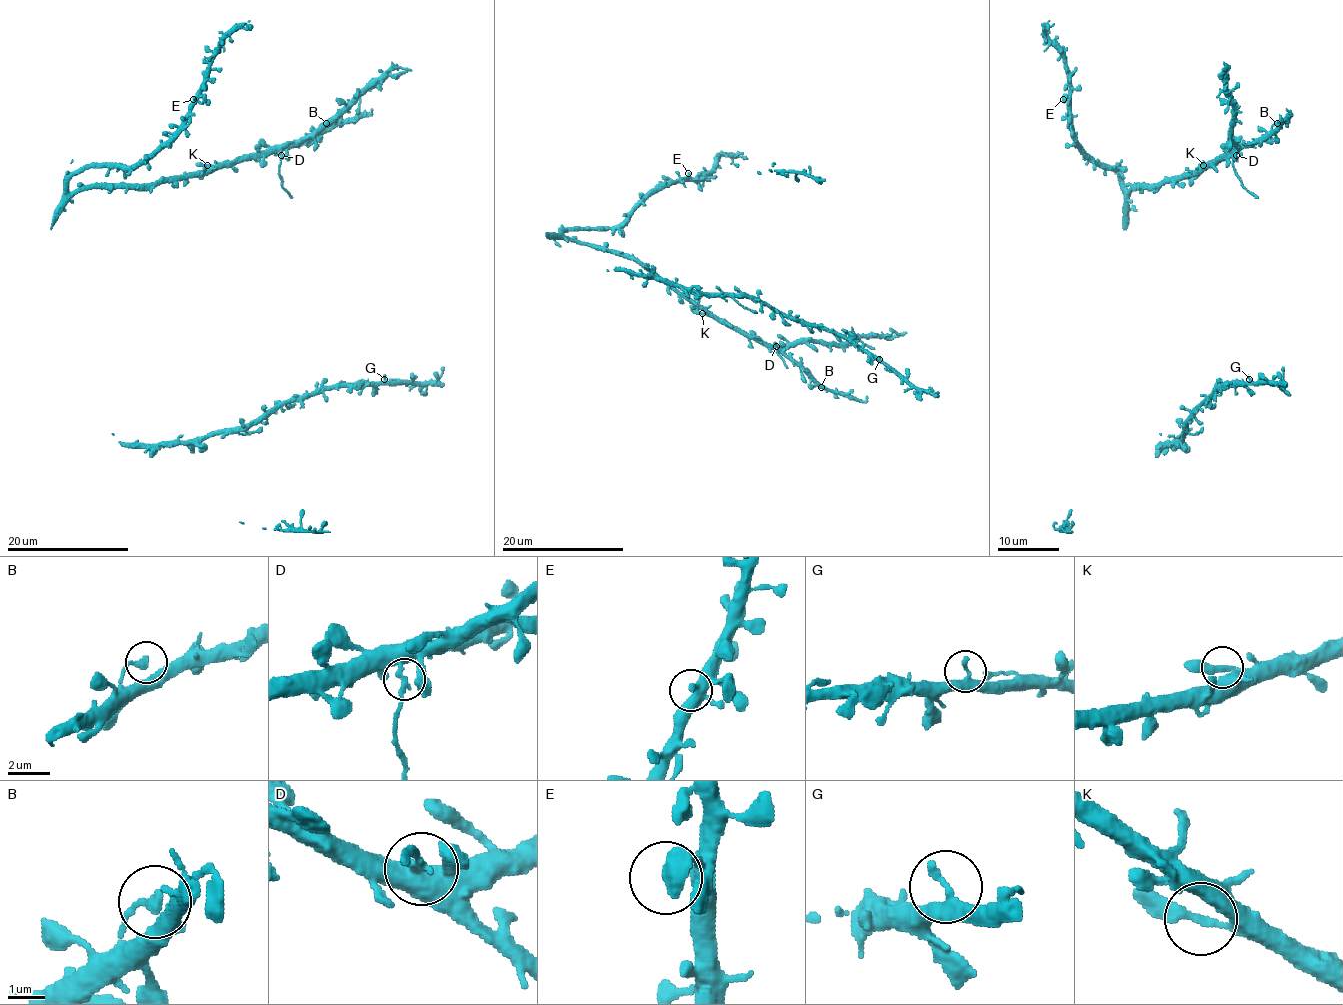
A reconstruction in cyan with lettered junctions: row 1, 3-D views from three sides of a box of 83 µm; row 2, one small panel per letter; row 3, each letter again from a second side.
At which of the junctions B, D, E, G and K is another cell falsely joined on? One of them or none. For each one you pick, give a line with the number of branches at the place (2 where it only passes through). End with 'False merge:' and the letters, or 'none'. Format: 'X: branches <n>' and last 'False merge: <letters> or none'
D: branches 2
False merge: D

